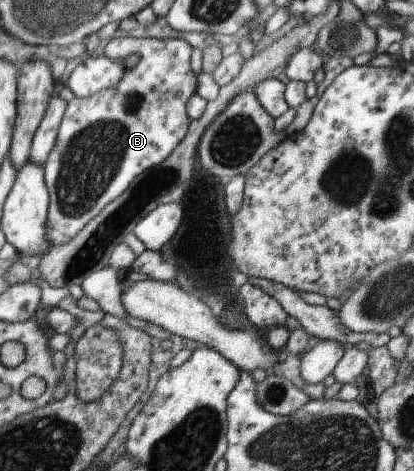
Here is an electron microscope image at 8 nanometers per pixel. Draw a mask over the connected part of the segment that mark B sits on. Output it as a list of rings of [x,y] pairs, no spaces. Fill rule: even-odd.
[[[118,33],[112,39],[109,40],[105,46],[104,54],[112,59],[126,59],[129,55],[137,55],[138,63],[132,68],[125,71],[123,78],[117,82],[116,86],[112,89],[103,89],[95,94],[89,95],[88,97],[77,98],[73,97],[66,104],[66,111],[64,112],[58,135],[56,138],[55,146],[53,150],[47,156],[47,160],[44,162],[44,179],[50,201],[48,204],[48,213],[45,221],[45,234],[48,238],[48,243],[51,247],[65,244],[69,242],[81,229],[92,219],[97,216],[98,212],[101,212],[107,204],[112,200],[115,200],[118,196],[123,194],[123,191],[129,186],[129,183],[145,170],[150,169],[155,164],[163,163],[164,160],[171,154],[171,151],[184,139],[187,134],[188,126],[190,125],[191,119],[186,111],[188,100],[196,92],[198,85],[198,76],[194,73],[194,70],[190,65],[190,58],[193,52],[193,47],[183,39],[157,39],[157,38],[136,38],[129,37]]]

